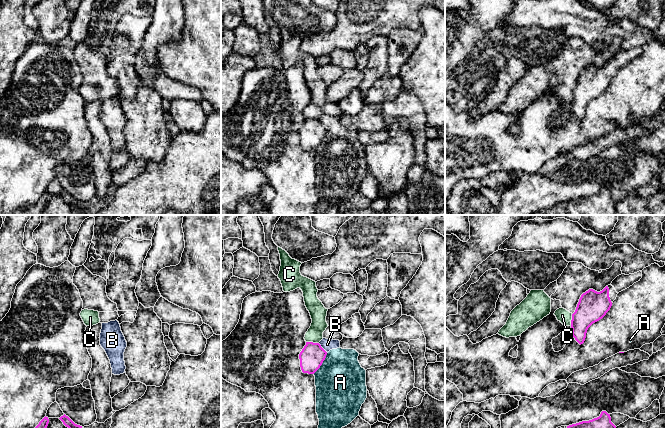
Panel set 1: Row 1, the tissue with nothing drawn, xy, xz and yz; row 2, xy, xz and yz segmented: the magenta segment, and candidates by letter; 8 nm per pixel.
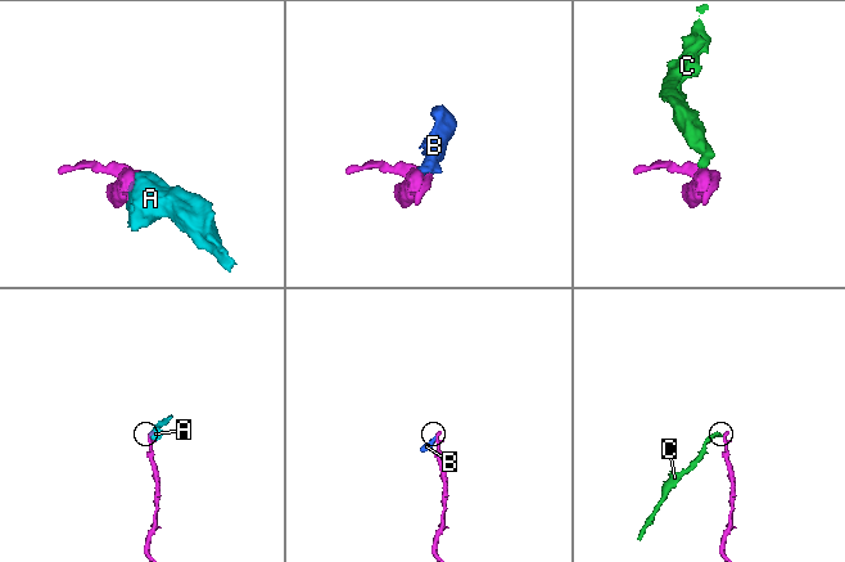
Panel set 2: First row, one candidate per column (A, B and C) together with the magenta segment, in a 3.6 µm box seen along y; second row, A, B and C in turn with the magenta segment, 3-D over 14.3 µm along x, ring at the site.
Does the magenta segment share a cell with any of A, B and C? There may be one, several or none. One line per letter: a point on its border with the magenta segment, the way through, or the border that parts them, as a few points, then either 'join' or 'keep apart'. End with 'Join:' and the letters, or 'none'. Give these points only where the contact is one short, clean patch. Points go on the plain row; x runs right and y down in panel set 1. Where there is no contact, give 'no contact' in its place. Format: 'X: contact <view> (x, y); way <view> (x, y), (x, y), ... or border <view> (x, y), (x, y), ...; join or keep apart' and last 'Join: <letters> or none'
A: contact xz (322, 138); keep apart
B: contact xz (322, 124); border xz (318, 119), (327, 128); keep apart
C: contact xz (312, 118); border xz (306, 117), (318, 119); keep apart
Join: none

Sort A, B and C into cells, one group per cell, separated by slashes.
A B / C

